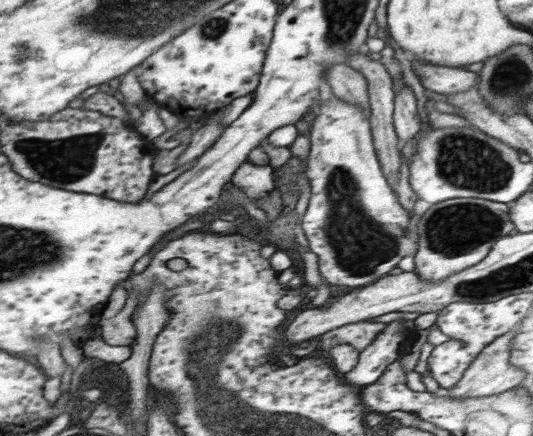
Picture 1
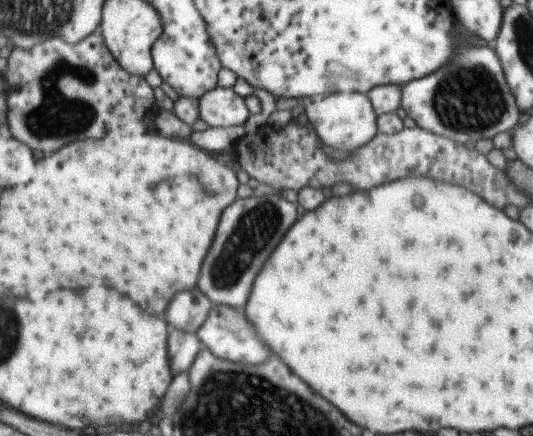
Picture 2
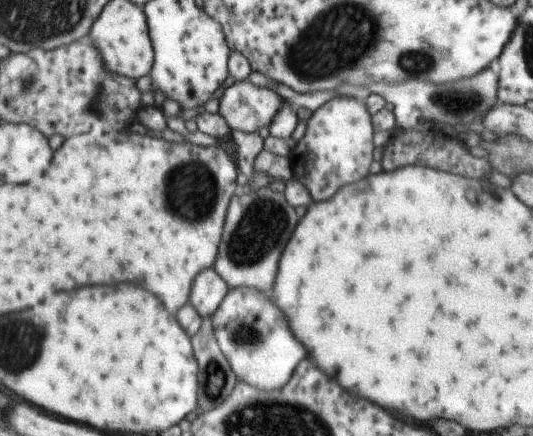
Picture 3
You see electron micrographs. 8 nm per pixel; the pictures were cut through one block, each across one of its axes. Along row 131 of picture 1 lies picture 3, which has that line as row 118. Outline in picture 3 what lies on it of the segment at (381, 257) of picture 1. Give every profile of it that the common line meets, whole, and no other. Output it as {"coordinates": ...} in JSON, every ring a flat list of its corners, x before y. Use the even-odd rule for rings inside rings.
{"coordinates":[[340,96,313,111,304,137,289,154,294,178,308,190,314,203,328,200,346,184,369,174,374,160,374,127,364,101]]}

